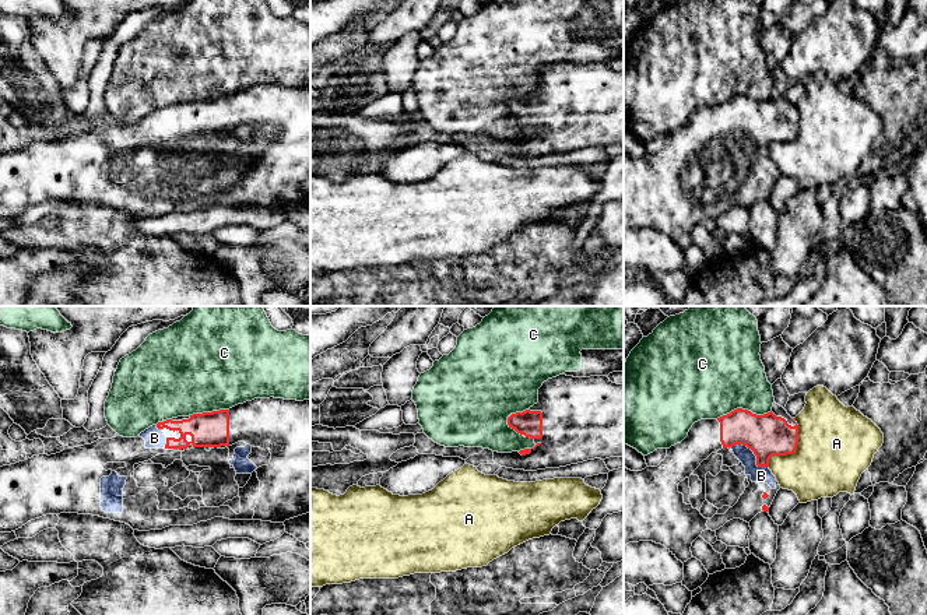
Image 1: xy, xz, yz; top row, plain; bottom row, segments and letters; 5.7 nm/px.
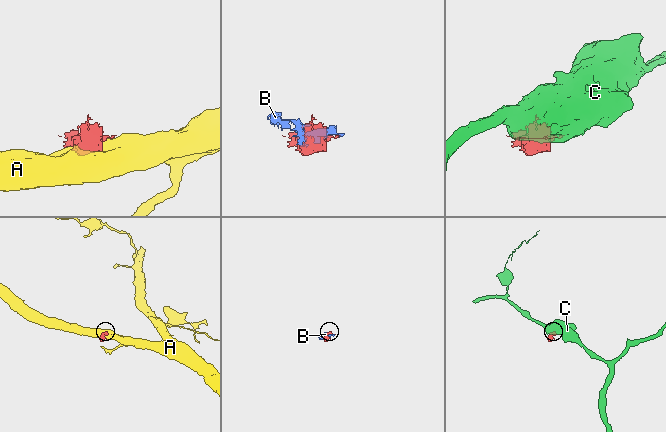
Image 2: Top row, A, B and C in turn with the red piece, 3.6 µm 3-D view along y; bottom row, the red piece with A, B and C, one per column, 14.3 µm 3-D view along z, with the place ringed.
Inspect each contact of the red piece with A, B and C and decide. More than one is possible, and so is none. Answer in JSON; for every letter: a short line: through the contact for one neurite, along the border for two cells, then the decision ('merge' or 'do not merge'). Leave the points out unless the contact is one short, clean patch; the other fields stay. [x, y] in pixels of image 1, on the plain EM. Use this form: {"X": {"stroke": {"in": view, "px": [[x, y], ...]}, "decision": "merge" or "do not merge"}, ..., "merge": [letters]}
{"A": {"decision": "do not merge"}, "B": {"decision": "merge"}, "C": {"decision": "do not merge"}, "merge": ["B"]}

